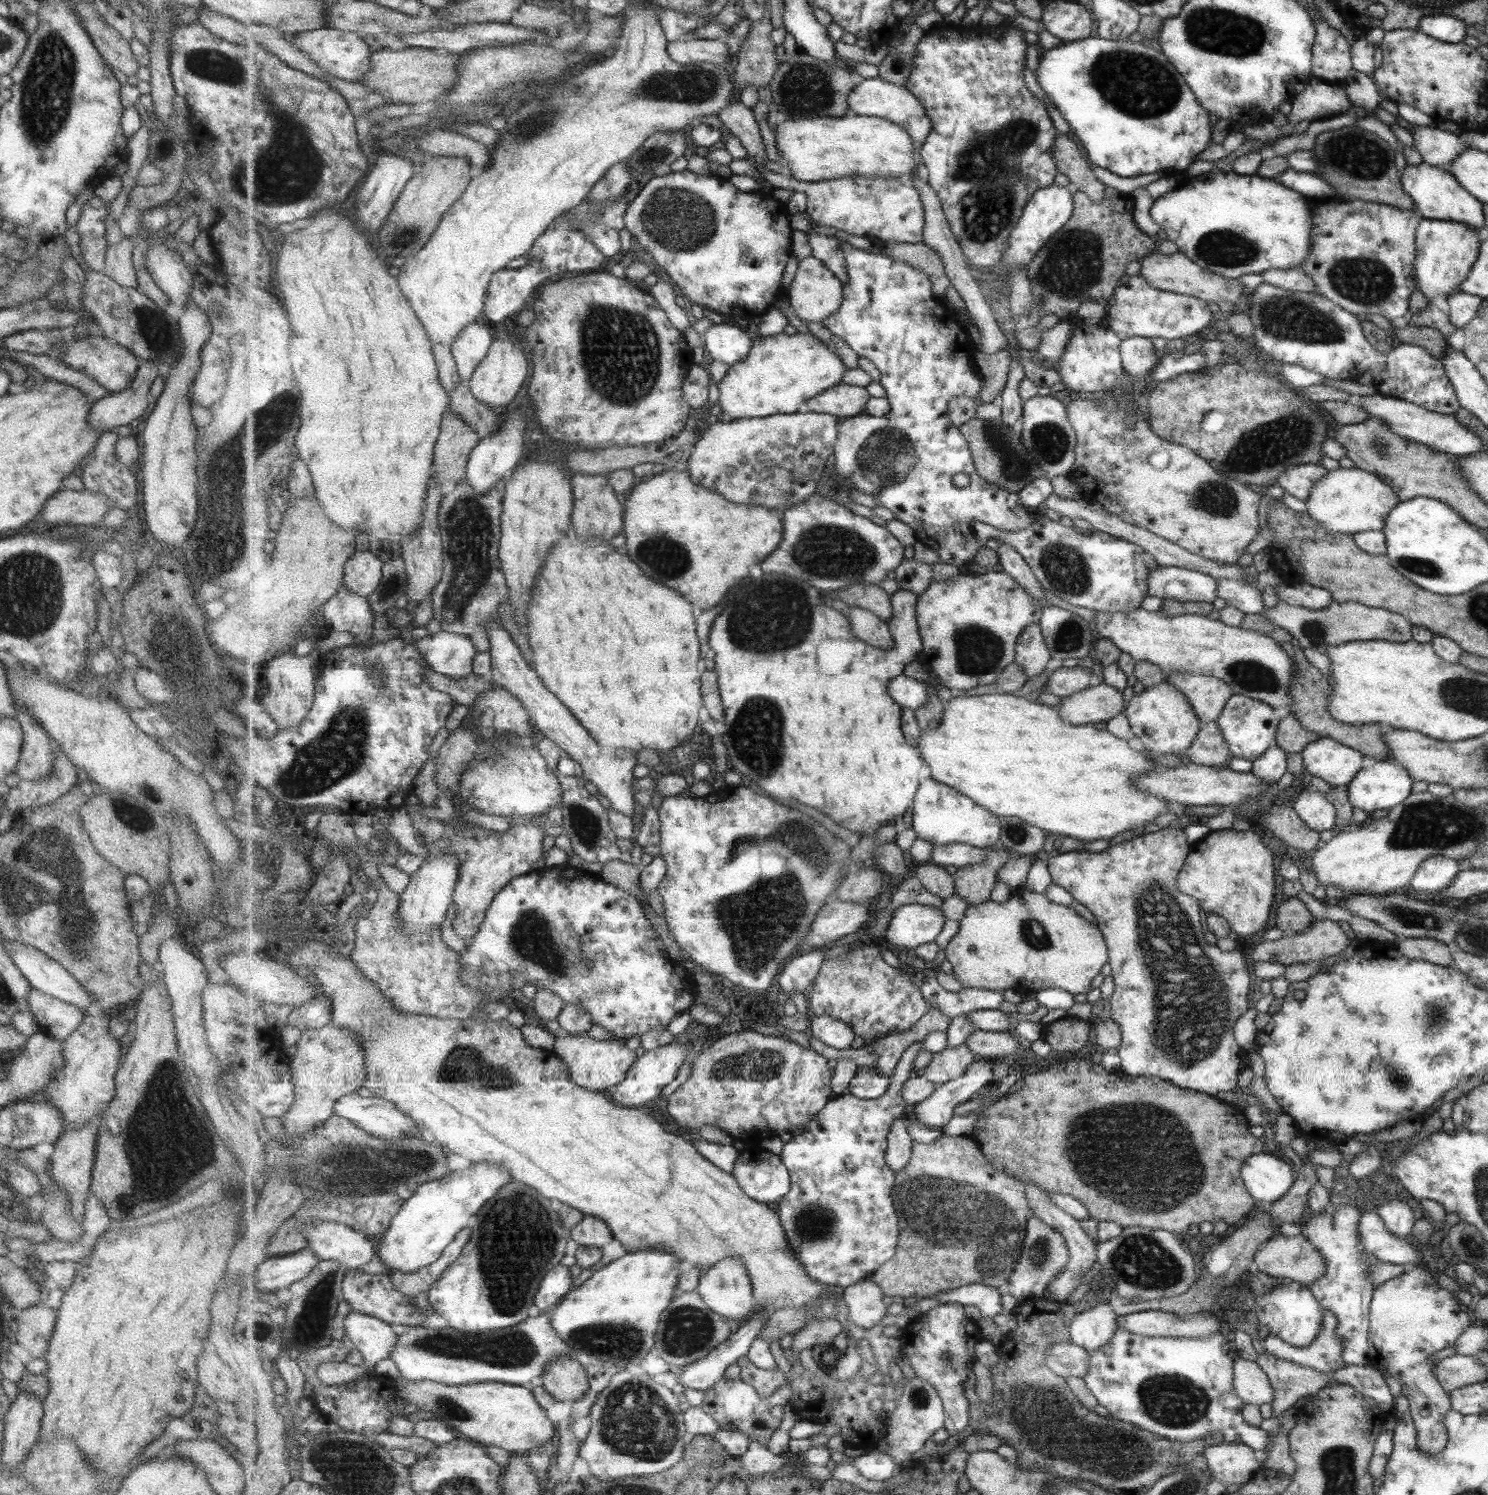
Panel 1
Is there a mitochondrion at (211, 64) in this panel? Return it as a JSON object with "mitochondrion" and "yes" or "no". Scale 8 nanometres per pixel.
{"mitochondrion":"yes"}

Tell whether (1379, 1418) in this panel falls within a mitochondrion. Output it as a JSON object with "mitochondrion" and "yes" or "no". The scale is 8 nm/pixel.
{"mitochondrion":"no"}

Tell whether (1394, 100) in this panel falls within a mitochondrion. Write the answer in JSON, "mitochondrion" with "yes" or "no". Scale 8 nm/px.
{"mitochondrion":"no"}

